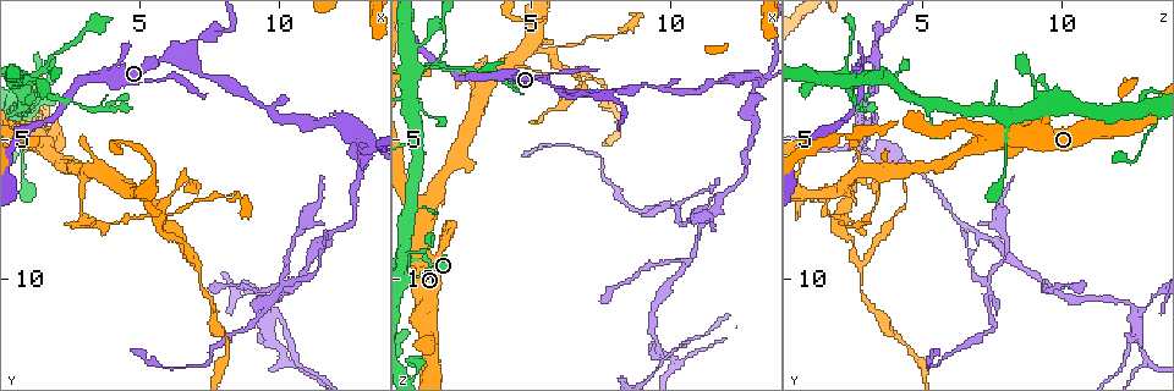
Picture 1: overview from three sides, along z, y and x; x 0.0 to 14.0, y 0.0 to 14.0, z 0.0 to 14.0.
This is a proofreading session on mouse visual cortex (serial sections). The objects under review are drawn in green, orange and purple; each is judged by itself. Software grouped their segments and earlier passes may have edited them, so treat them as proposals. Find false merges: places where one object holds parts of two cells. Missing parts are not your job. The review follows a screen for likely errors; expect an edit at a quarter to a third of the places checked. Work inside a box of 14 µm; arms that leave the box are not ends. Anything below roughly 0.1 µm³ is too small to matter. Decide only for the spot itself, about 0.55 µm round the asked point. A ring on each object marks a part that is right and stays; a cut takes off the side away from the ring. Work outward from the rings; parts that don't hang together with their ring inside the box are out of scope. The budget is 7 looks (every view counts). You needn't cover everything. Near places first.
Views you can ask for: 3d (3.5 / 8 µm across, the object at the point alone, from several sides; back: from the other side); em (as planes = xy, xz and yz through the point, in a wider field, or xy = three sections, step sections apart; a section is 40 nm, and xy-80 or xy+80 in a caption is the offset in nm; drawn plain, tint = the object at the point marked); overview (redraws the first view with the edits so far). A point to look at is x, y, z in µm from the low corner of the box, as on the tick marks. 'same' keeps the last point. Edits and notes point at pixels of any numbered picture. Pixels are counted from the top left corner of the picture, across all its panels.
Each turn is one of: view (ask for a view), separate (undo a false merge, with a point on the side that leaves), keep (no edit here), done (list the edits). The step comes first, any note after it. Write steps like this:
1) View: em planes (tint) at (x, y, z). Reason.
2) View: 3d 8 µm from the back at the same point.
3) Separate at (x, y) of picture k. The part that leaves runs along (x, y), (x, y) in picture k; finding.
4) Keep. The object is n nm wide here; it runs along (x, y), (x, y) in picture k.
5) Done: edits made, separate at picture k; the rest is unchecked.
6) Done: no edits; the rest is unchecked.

View: em planes (tint) at (1.4, 3.5, 2.5).

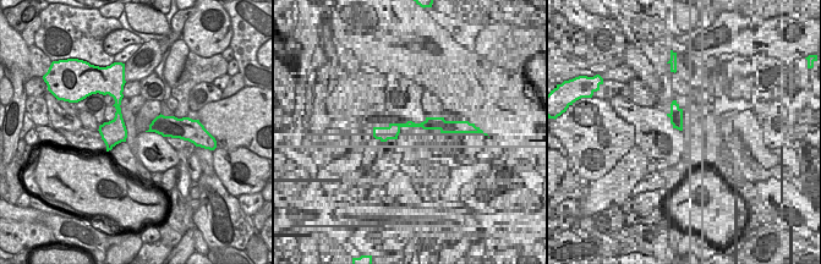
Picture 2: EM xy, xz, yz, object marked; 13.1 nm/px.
View: 3d 3.5 µm at the same point. See where the arms go.

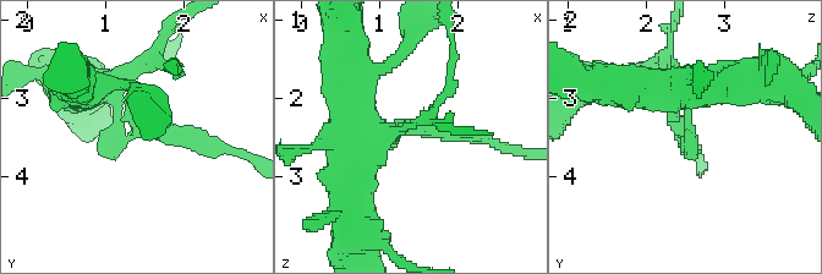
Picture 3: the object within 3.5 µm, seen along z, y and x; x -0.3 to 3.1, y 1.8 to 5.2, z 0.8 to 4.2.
Separate at (169, 136) of picture 3. Two cells meet here.

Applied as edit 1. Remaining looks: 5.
View: 3d 3.5 µm at (6.4, 2.1, 3.4).

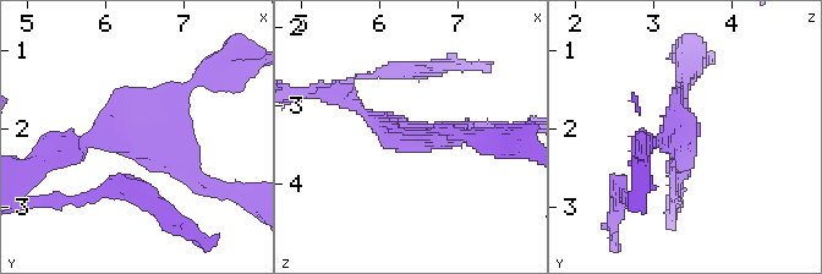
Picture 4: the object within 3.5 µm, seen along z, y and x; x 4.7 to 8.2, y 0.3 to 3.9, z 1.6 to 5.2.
View: em xy step 3 (tint) at (6.45, 2.15, 3.40). Shape alone is not enough.

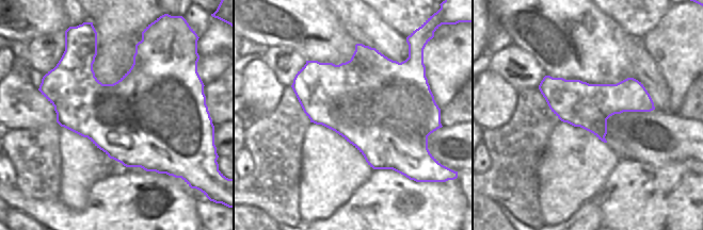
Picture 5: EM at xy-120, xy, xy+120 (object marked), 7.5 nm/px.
View: em xy step 5 (tint) at the same point. Cut it another way.

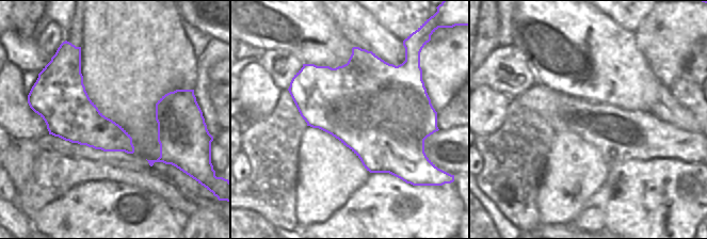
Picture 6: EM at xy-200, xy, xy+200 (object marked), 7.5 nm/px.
Keep. It runs along (70, 147), (133, 136), (208, 185) in picture 4; all the same cell.

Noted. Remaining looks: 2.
View: 3d 3.5 µm at (3.0, 6.3, 3.6). Three-way junction.

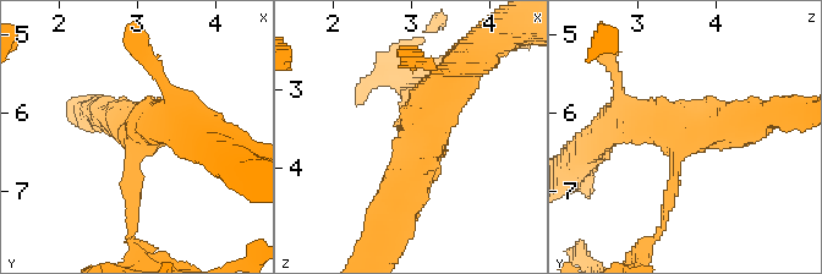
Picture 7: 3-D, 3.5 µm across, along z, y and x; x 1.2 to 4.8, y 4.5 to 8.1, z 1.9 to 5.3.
View: em xy step 5 (tint) at (3.05, 6.30, 3.65). Now the EM.

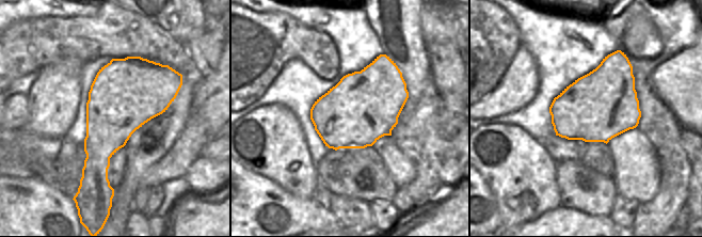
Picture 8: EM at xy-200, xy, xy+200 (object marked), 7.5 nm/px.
Keep. The object is 550 nm wide here; it runs along (392, 213), (455, 76) in picture 7; one cell here.

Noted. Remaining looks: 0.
Done: edits made, separate at picture 3; the rest is unchecked.

